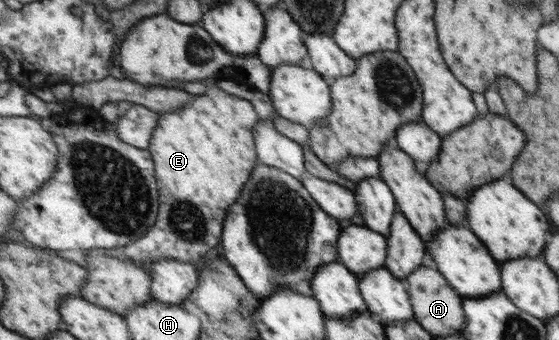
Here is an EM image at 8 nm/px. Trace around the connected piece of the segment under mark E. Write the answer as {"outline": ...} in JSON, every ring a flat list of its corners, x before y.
{"outline":[[207,83,202,94,192,96,189,106,175,109,175,112,160,113,148,150,156,163,156,179,161,180,161,216,149,234,124,247,121,256,135,263,173,259,193,264,201,260,205,252,219,242,225,208,235,202,241,186,247,182,249,172,255,166,253,130,257,122,257,115,249,101,224,92,215,83]]}

